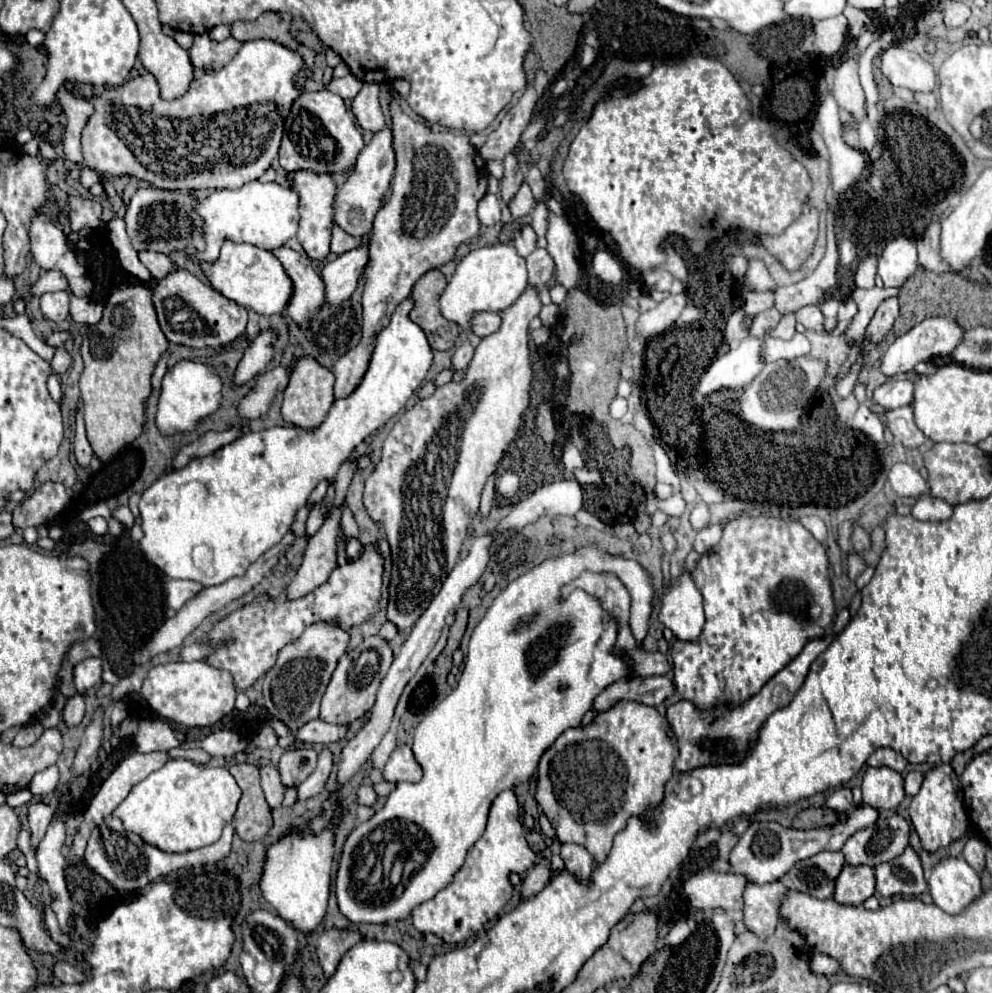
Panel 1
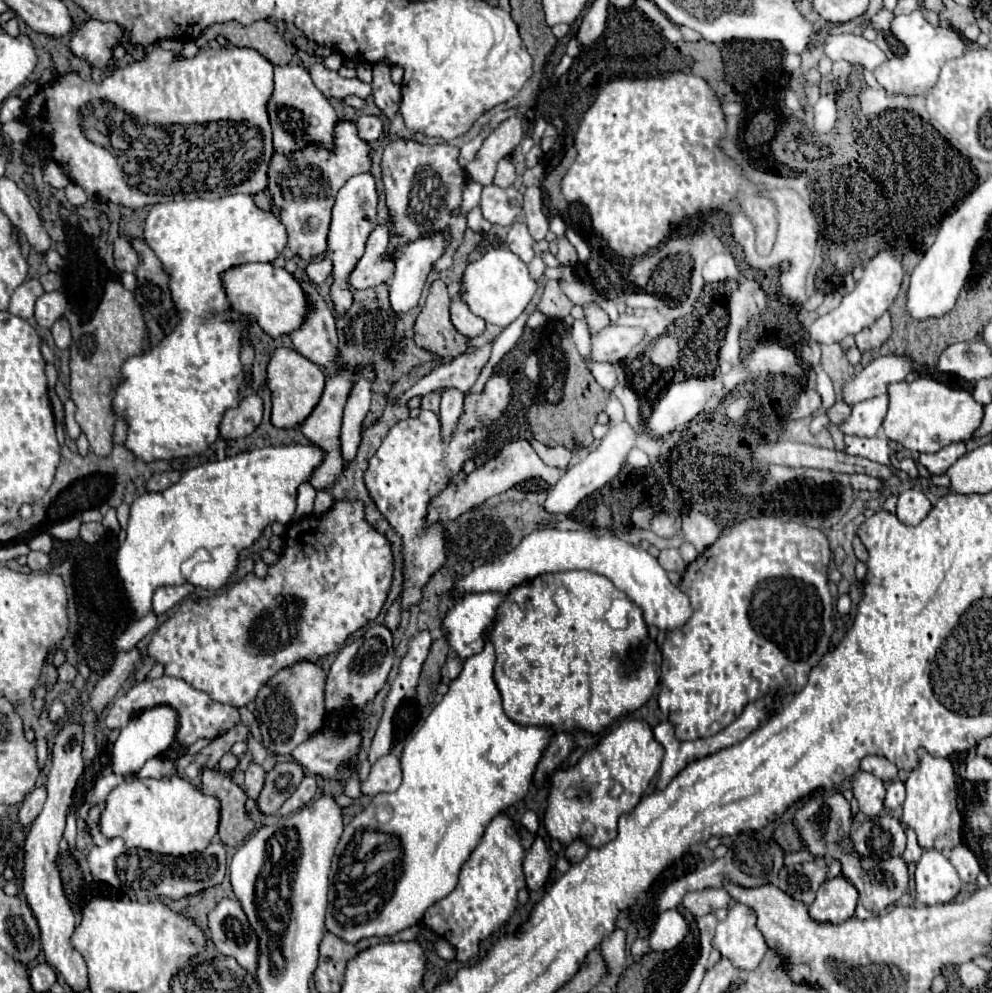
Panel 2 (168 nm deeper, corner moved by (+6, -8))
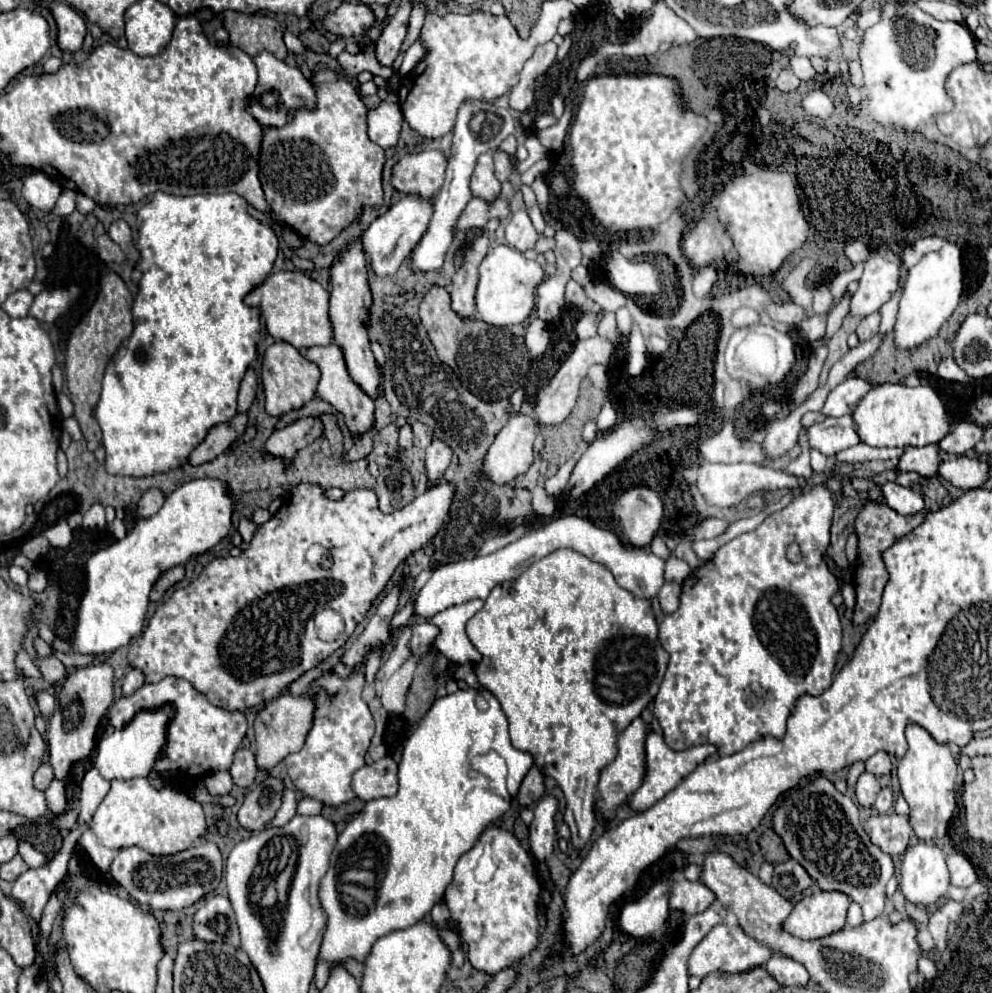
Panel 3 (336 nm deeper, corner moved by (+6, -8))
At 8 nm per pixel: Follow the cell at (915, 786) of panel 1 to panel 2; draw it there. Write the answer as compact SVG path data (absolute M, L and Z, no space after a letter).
M894 780L894 782L888 786L888 790L886 790L886 798L884 798L886 810L894 810L894 808L902 806L904 796L906 796L906 792L904 792L904 782Z

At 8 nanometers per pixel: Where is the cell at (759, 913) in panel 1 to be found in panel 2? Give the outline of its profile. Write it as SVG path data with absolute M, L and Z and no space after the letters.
M734 904L728 916L718 922L712 948L738 970L754 970L768 952L768 944L754 924L754 912L742 908L742 904Z

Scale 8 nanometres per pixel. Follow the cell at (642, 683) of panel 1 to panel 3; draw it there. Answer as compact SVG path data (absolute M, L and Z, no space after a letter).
M532 766L530 772L526 774L522 786L520 786L520 792L518 792L518 802L520 806L526 806L526 808L532 808L546 792L546 786L544 786L544 774L538 766Z

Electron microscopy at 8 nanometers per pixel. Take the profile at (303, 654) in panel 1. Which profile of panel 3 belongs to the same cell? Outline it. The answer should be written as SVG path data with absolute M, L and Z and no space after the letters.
M282 692L274 700L266 702L254 720L254 732L256 732L256 762L258 768L270 770L280 760L284 760L288 754L298 752L306 740L306 732L310 732L310 724L314 720L314 698L308 694L292 696Z

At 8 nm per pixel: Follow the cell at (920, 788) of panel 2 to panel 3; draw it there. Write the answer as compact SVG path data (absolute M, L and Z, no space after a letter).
M920 726L906 728L908 752L898 762L898 780L902 794L910 806L910 826L918 840L940 840L948 832L948 824L956 810L956 771L958 765L948 746L936 744L932 736Z

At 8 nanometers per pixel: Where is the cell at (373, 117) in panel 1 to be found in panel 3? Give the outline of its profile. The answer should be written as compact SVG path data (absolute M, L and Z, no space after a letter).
M392 92L386 100L374 110L368 112L368 136L382 148L390 148L398 142L398 134L402 128L402 112L398 104L398 96Z

